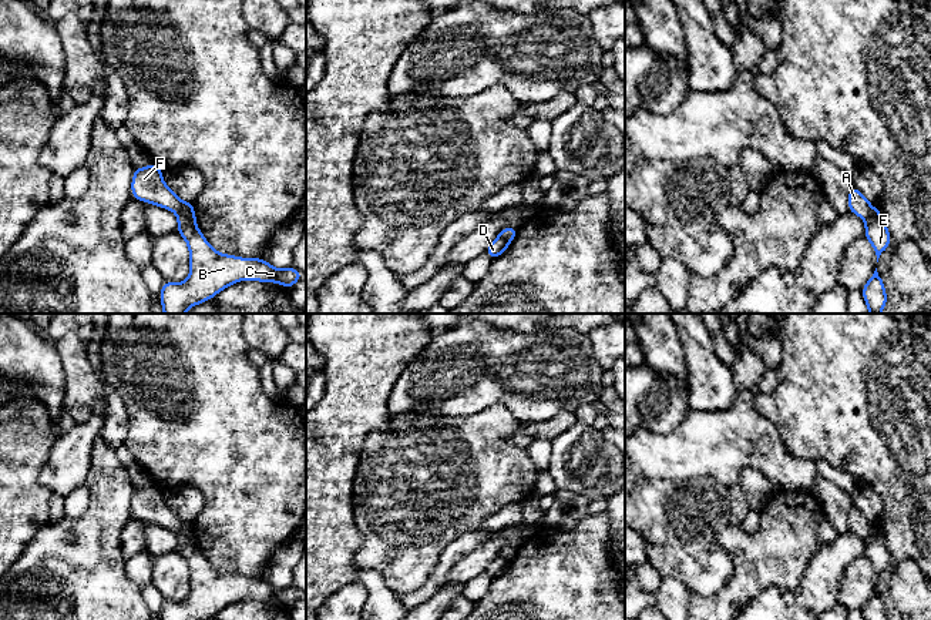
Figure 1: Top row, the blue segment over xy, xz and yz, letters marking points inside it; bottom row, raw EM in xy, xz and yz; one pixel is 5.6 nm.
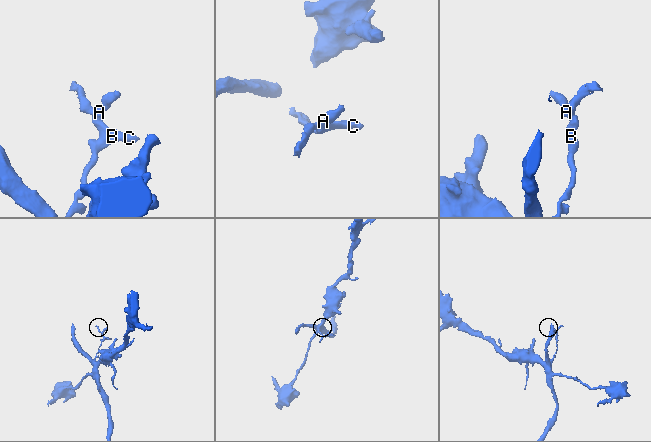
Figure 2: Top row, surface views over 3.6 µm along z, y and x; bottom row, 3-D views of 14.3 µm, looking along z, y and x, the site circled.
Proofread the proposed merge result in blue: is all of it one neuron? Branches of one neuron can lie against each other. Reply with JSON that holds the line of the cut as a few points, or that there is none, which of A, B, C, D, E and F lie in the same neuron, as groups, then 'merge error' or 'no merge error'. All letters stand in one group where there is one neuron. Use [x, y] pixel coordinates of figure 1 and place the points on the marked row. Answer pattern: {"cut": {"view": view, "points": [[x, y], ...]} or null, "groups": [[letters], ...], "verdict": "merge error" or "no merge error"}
{"cut": {"view": "xy", "points": [[177, 213], [182, 213], [194, 221]]}, "groups": [["A", "F"], ["B", "C", "D", "E"]], "verdict": "merge error"}

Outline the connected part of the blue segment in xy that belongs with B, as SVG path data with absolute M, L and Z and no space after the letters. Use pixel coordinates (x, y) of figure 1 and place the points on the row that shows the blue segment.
M178 212L178 234L186 241L189 248L191 271L182 284L165 281L161 288L161 305L164 314L185 314L201 302L214 298L226 286L253 279L259 282L276 282L292 288L302 279L302 272L289 267L276 269L263 258L239 258L215 251L196 222Z

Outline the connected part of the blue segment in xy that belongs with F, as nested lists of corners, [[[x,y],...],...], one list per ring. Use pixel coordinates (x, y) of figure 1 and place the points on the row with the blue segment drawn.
[[[155,164],[135,168],[131,190],[134,200],[155,204],[177,214],[181,212],[191,221],[196,221],[194,202],[181,201],[175,192],[167,187],[162,180],[162,171]]]

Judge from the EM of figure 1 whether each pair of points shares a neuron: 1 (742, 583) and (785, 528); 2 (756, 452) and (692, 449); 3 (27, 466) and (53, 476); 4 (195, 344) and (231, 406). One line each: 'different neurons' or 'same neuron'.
1: same neuron
2: same neuron
3: different neurons
4: same neuron

